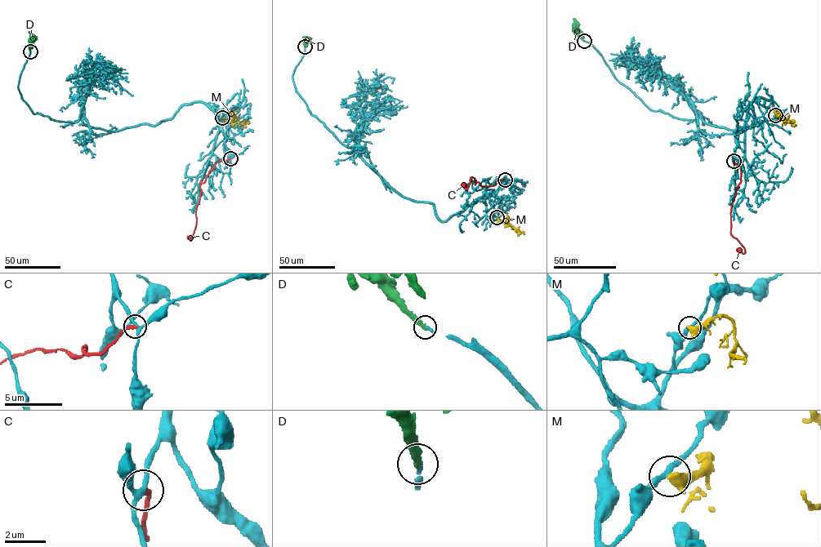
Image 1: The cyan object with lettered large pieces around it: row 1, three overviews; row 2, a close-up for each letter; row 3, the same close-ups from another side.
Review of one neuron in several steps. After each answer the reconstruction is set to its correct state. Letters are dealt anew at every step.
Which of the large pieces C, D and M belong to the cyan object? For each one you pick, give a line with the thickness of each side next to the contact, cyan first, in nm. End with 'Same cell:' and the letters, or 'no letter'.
D: calibres 200 and 280 nm
Same cell: D

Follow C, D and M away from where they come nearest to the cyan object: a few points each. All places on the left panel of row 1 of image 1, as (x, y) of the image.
C: (230, 158), (217, 162), (205, 181), (201, 183), (196, 223), (190, 240), (189, 236)
D: (30, 51), (31, 34), (29, 32)
M: (222, 117), (233, 125), (234, 112), (237, 112)

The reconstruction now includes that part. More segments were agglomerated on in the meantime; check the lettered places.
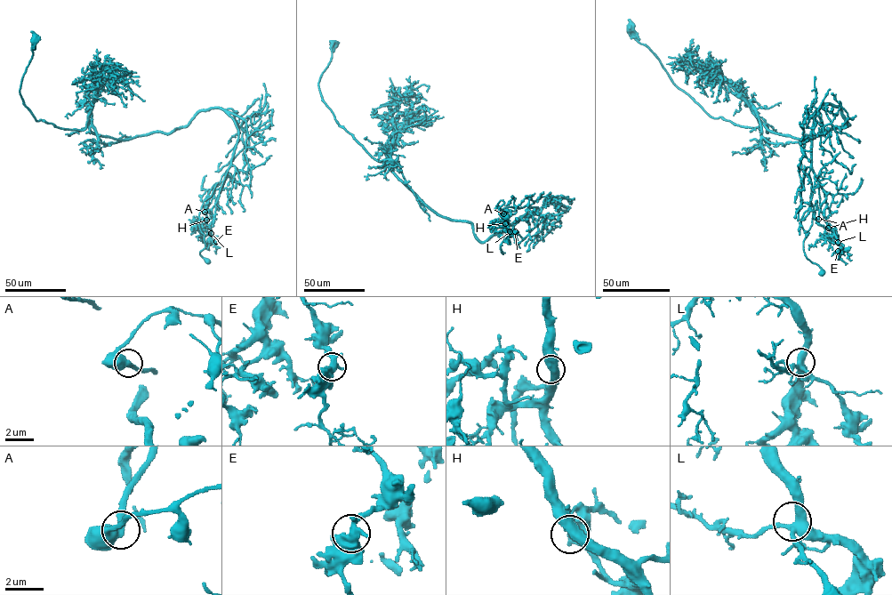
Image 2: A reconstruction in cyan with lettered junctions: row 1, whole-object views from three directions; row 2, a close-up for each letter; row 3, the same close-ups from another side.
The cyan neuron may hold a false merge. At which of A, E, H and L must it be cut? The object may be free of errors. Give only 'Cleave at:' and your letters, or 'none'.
Cleave at: A

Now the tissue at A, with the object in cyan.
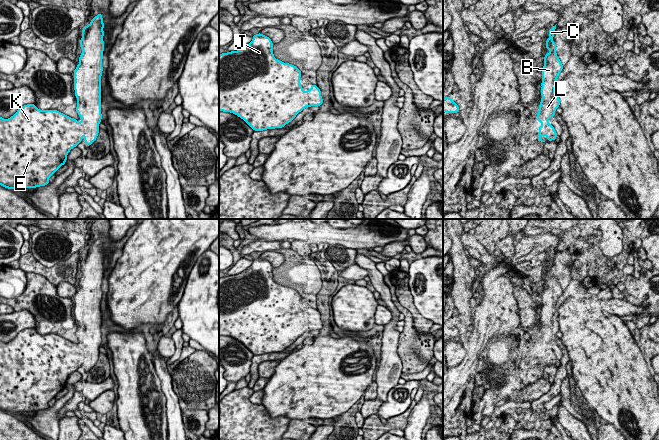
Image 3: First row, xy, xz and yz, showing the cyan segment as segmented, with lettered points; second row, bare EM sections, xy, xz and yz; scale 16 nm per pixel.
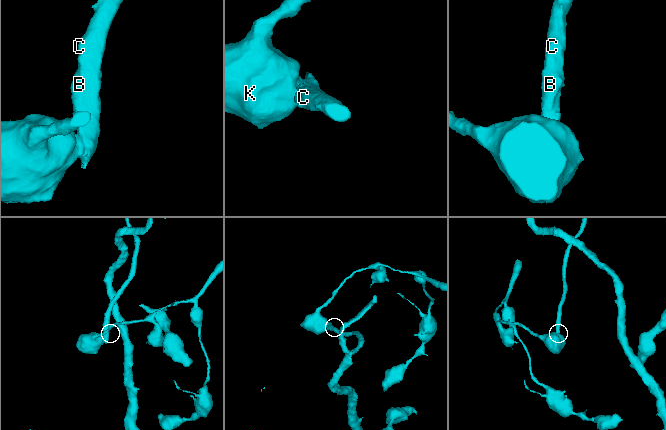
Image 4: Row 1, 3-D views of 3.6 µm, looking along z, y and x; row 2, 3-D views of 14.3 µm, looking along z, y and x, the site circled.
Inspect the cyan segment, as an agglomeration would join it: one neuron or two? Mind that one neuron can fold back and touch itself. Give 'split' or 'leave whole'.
split

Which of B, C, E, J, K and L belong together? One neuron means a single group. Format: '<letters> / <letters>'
B C L / E J K

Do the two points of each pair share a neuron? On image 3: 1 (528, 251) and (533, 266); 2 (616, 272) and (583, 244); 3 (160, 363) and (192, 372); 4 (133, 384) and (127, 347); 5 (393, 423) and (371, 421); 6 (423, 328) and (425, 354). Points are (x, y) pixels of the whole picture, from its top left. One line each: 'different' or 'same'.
1: different
2: same
3: different
4: same
5: same
6: different

